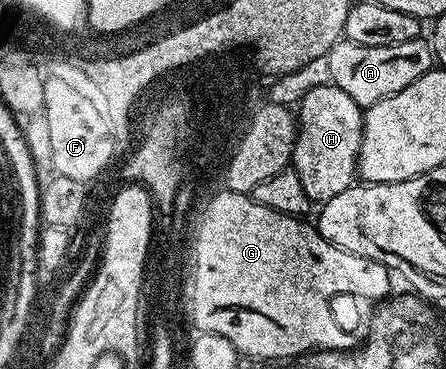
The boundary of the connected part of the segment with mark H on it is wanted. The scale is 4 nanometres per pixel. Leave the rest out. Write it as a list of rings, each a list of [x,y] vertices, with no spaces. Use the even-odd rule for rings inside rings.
[[[332,83],[312,87],[297,103],[292,168],[296,171],[296,175],[300,175],[300,184],[304,186],[304,192],[308,194],[311,203],[332,199],[332,195],[340,195],[340,191],[355,184],[358,152],[362,142],[363,112],[363,106],[358,105],[356,99],[352,99],[352,95],[340,91],[340,87]]]

